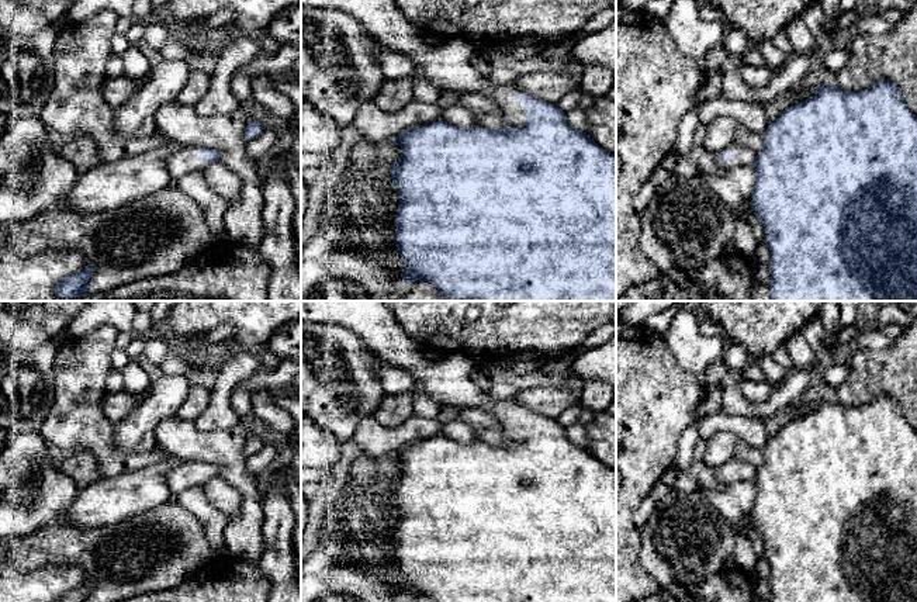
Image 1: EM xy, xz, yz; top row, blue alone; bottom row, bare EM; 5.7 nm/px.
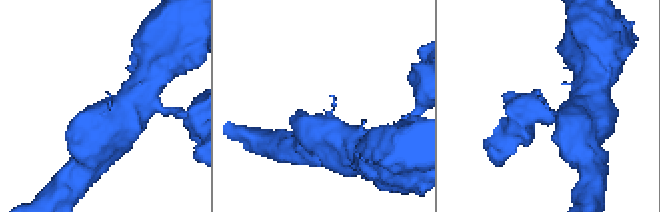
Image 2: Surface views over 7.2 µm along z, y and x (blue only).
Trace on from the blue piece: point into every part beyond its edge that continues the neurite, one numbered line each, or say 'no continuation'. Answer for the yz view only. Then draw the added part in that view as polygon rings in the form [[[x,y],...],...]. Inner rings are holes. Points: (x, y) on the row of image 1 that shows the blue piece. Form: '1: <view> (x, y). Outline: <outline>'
1: yz (743, 156). Outline: [[[734,142],[716,153],[714,162],[722,170],[729,172],[734,167],[754,165],[755,156],[757,152]]]

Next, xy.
1: xy (184, 161). Outline: [[[184,146],[167,158],[167,170],[172,180],[179,180],[191,172],[204,172],[211,163],[198,162],[201,146]]]

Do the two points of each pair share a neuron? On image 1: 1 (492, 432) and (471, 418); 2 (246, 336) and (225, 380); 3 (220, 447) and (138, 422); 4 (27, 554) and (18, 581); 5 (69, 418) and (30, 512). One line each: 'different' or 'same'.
1: same
2: different
3: different
4: different
5: different

